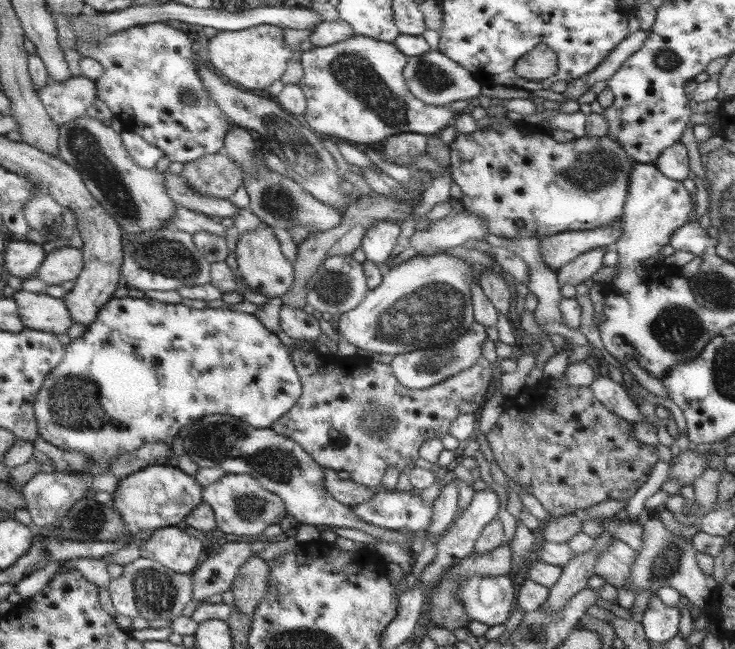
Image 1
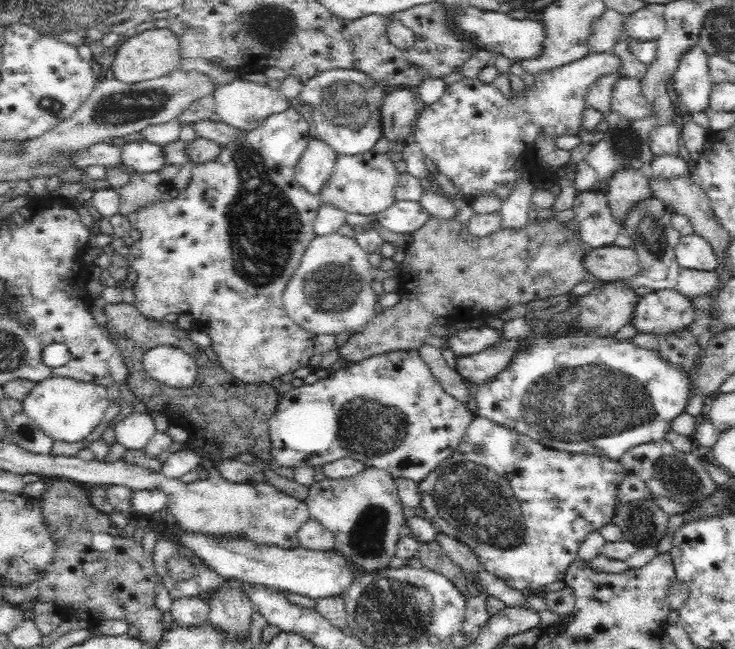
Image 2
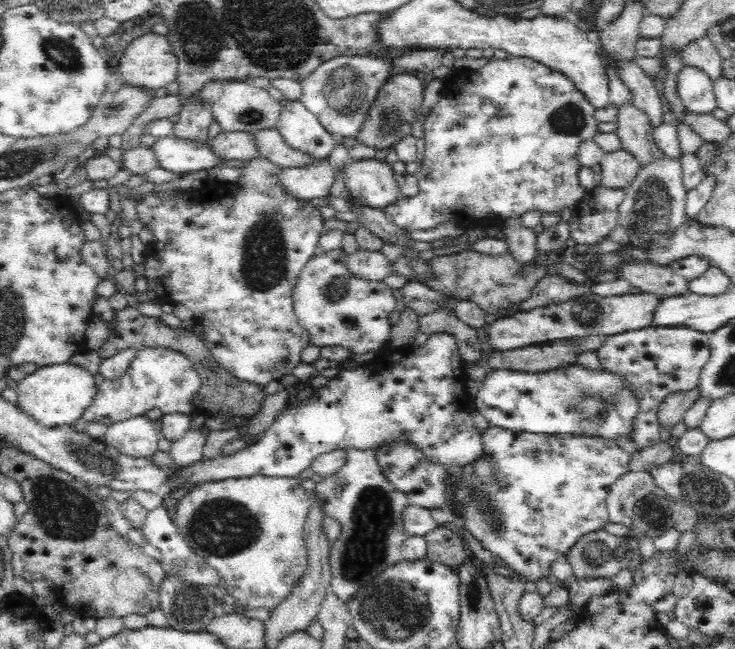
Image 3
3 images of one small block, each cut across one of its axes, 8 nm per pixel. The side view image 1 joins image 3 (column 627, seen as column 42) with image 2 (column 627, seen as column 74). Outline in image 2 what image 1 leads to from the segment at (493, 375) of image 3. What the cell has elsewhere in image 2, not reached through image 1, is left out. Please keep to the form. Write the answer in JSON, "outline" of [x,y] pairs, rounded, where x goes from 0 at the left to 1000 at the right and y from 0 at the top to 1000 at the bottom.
{"outline":[[[766,518],[759,521],[746,519],[725,530],[722,538],[710,541],[686,572],[667,584],[663,592],[646,595],[648,618],[652,636],[650,643],[659,643],[672,653],[693,659],[709,670],[720,670],[721,675],[741,684],[744,689],[770,696],[800,696],[811,703],[826,703],[835,709],[845,709],[845,703],[856,692],[876,683],[901,680],[909,666],[909,653],[914,644],[931,636],[935,618],[933,586],[937,579],[925,575],[920,565],[906,559],[898,550],[884,544],[882,538],[864,535],[857,525],[839,525],[831,519],[820,522],[792,522],[792,519]]]}

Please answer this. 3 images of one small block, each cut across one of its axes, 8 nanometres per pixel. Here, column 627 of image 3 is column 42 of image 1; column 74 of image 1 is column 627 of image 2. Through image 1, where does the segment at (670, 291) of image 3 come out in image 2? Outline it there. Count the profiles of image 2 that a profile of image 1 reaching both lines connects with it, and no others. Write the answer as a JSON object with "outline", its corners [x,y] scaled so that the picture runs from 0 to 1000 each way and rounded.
{"outline":[[[827,379],[808,382],[796,391],[795,410],[815,436],[853,433],[872,421],[871,401],[860,382]]]}

